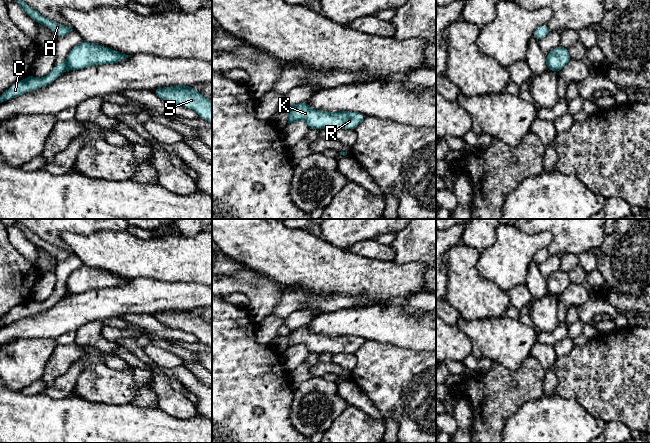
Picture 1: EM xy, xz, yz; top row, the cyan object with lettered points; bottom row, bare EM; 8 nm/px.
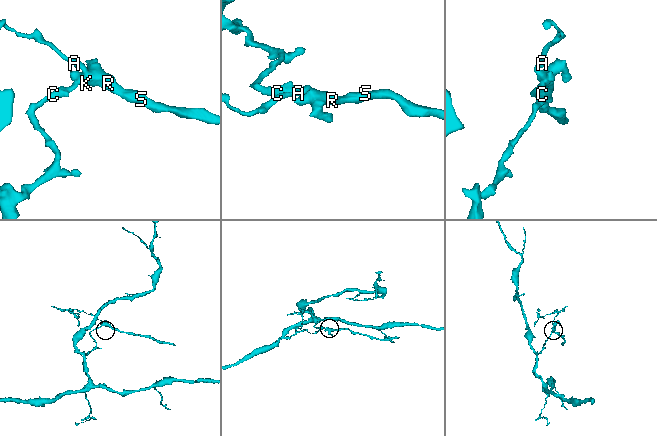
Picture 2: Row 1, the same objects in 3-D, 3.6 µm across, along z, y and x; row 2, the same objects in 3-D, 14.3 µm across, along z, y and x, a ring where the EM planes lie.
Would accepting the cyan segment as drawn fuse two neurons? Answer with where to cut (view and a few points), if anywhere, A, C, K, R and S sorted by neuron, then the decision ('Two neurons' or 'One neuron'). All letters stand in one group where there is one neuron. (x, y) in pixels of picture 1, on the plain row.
Split along xz (292, 329), (288, 336). Groups: A K R S / C. Two neurons

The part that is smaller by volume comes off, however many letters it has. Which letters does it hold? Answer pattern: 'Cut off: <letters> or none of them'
Cut off: A, K, R, S

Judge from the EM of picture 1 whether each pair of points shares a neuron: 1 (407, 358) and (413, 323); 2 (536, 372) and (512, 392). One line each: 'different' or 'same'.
1: different
2: same

